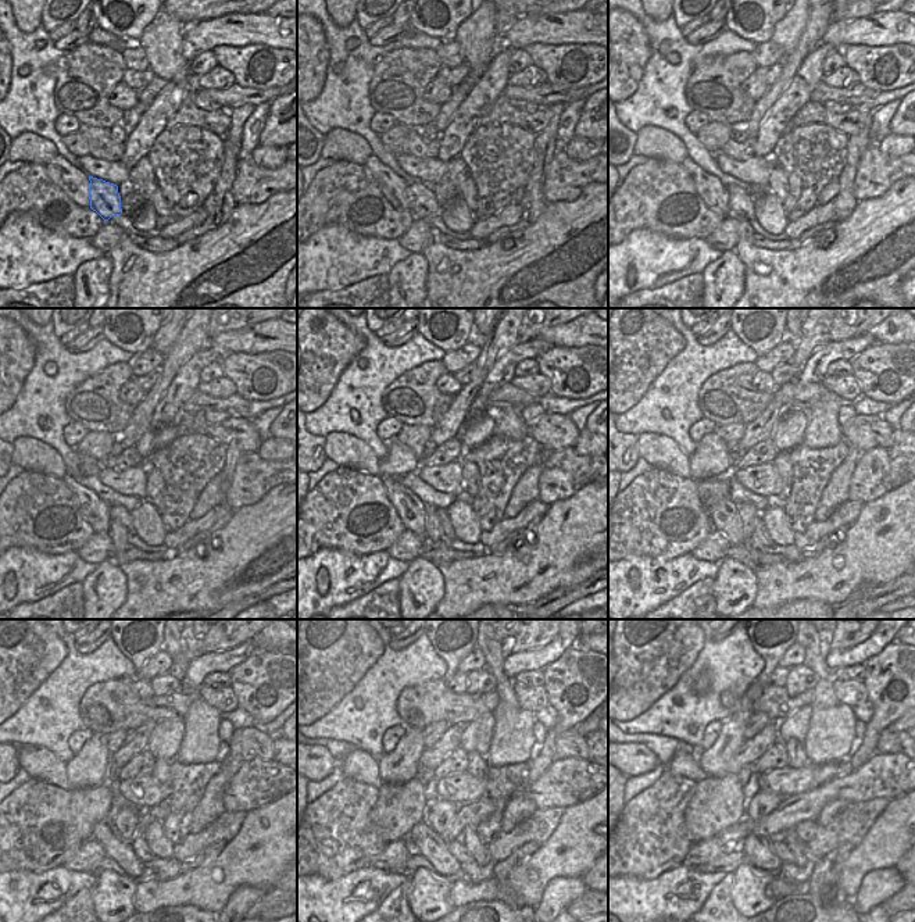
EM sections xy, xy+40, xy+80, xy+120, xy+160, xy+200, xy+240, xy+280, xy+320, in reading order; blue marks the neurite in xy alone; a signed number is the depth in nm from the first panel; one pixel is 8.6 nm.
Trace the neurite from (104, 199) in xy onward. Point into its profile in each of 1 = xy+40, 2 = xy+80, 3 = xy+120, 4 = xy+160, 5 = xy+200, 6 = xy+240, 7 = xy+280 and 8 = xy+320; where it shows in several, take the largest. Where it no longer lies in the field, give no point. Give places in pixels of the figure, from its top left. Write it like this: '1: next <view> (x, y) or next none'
1: next xy+40 (420, 197)
2: next xy+80 (740, 203)
3: next xy+120 (117, 513)
4: next xy+160 (445, 521)
5: next xy+200 (760, 529)
6: next xy+240 (139, 844)
7: next xy+280 (461, 854)
8: next xy+320 (779, 847)

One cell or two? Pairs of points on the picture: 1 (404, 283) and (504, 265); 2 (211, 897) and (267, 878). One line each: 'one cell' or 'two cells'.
1: two cells
2: one cell

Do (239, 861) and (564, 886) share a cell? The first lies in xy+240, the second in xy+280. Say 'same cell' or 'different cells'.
different cells

